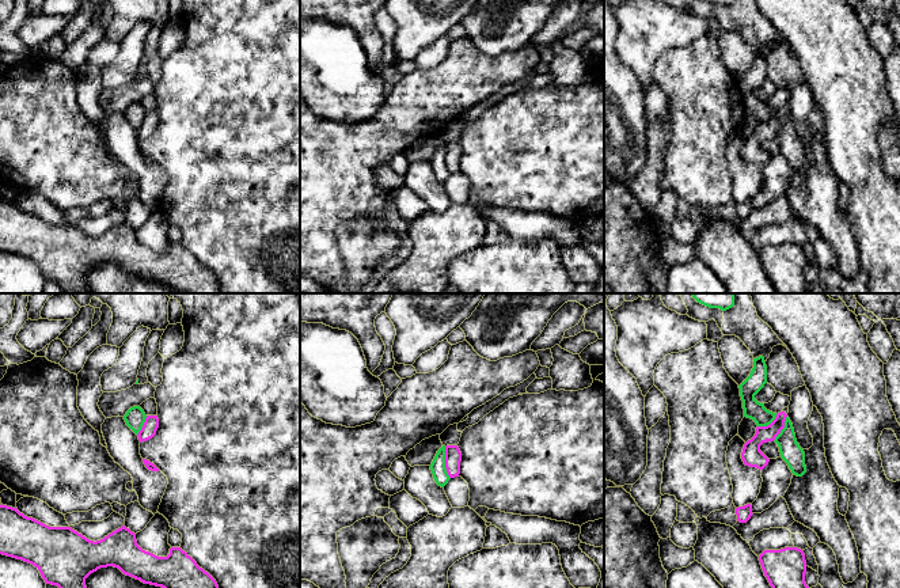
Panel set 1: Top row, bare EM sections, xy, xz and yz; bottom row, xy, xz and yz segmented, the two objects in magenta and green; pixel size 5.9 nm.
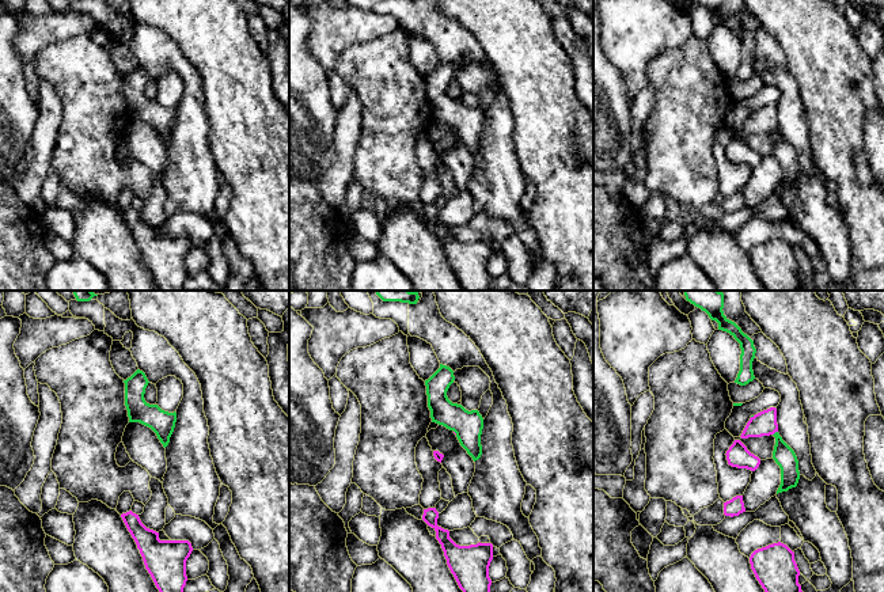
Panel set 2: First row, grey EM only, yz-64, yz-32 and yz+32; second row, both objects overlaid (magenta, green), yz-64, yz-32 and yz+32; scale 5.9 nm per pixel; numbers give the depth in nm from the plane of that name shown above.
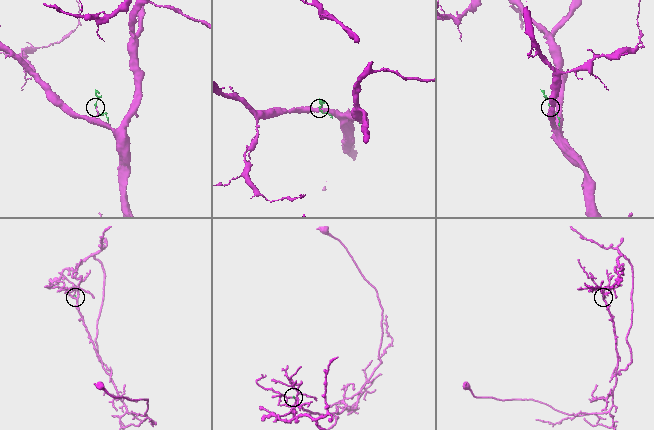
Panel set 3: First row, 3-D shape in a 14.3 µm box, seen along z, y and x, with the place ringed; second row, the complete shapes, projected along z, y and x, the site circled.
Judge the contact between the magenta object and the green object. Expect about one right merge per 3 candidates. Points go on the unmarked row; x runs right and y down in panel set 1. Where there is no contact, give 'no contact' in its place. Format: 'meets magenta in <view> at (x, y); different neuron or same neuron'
meets magenta in xz at (445, 159); different neuron

